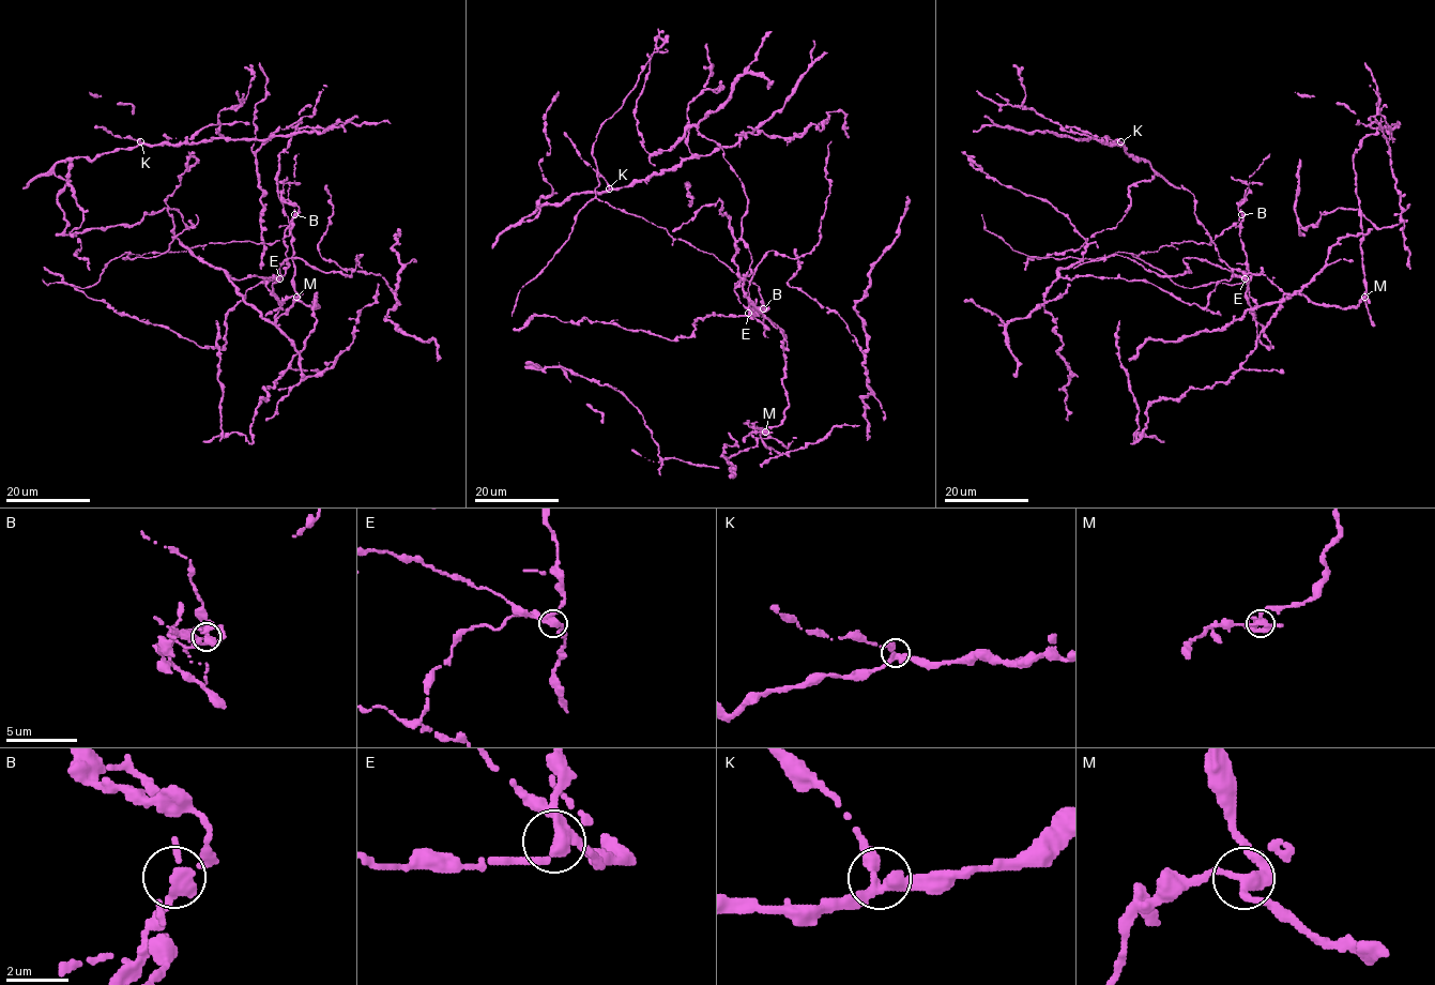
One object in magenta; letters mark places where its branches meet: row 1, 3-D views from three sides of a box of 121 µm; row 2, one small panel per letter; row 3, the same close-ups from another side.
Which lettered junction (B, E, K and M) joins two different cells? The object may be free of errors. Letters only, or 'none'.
B

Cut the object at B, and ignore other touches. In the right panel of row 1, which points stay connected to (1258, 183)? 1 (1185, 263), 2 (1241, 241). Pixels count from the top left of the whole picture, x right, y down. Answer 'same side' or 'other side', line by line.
1: same side
2: same side

